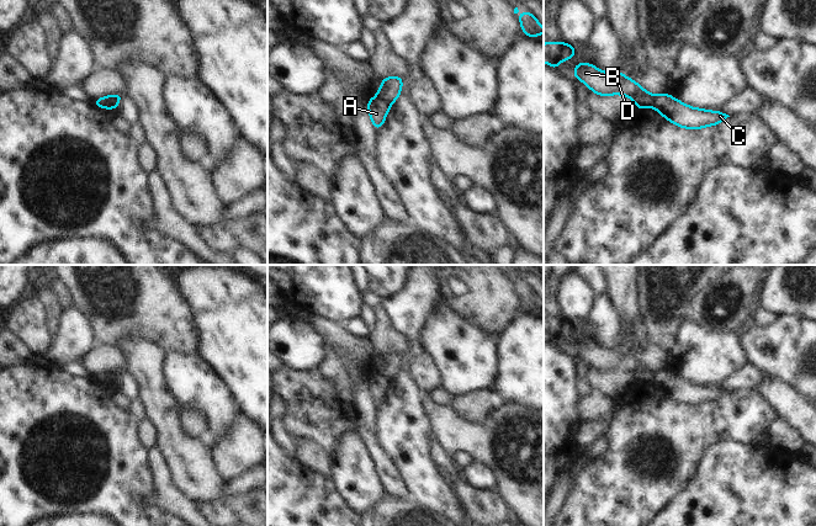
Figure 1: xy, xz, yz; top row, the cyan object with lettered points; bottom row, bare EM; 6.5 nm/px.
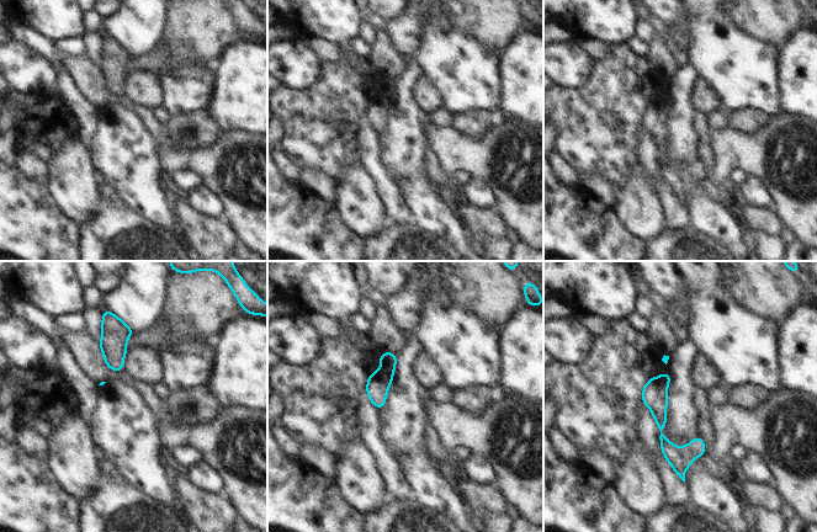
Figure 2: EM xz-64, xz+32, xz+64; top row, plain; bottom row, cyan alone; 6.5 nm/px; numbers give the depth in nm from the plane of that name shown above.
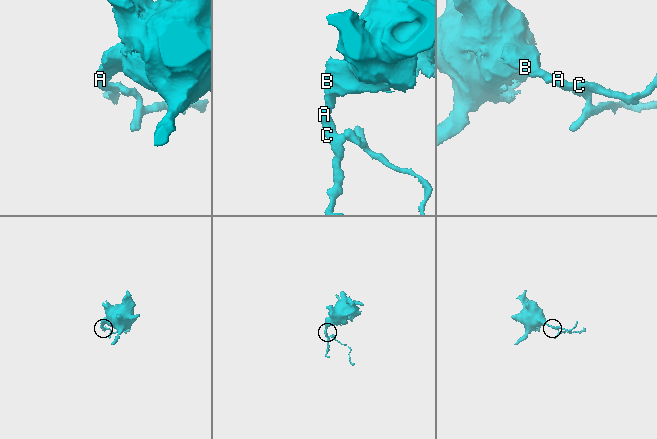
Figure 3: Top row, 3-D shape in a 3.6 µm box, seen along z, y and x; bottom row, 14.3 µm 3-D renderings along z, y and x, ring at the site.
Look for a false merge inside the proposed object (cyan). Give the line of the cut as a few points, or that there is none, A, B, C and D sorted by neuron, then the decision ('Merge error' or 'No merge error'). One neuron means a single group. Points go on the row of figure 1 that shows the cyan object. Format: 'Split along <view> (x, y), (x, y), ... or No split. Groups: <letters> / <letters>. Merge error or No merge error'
Split along xz (376, 96), (390, 104). Groups: A C / B D. Merge error

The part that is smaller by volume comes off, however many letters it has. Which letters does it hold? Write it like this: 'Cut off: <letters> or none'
Cut off: A, C

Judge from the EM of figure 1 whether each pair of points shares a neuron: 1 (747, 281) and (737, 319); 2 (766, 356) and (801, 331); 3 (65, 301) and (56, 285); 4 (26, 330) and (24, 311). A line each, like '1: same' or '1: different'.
1: same
2: same
3: same
4: same

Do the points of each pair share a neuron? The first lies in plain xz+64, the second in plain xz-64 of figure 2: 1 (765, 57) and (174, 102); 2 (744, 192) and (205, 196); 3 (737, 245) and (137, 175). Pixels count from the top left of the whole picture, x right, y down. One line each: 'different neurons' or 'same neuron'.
1: same neuron
2: same neuron
3: same neuron

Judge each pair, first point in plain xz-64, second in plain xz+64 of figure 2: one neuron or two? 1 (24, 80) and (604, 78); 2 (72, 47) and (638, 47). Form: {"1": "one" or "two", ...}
{"1": "two", "2": "one"}

